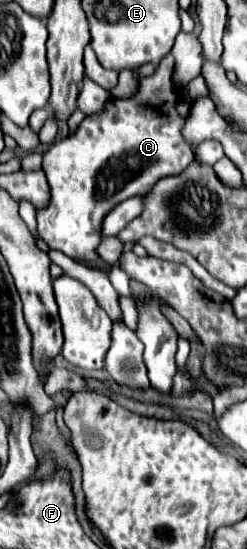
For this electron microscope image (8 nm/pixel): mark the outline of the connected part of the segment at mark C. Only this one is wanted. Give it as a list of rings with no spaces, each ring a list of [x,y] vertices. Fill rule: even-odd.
[[[173,55],[165,57],[151,77],[139,81],[139,91],[131,99],[109,99],[101,113],[83,119],[75,135],[51,145],[51,149],[43,155],[43,171],[49,181],[49,205],[45,209],[37,209],[37,235],[51,249],[59,249],[73,259],[87,259],[95,261],[99,267],[107,267],[107,263],[97,257],[95,247],[101,243],[101,221],[109,209],[133,195],[143,195],[161,177],[181,173],[195,159],[191,145],[181,133],[185,117],[181,117],[175,109],[181,99],[181,91],[173,83],[173,65]]]

